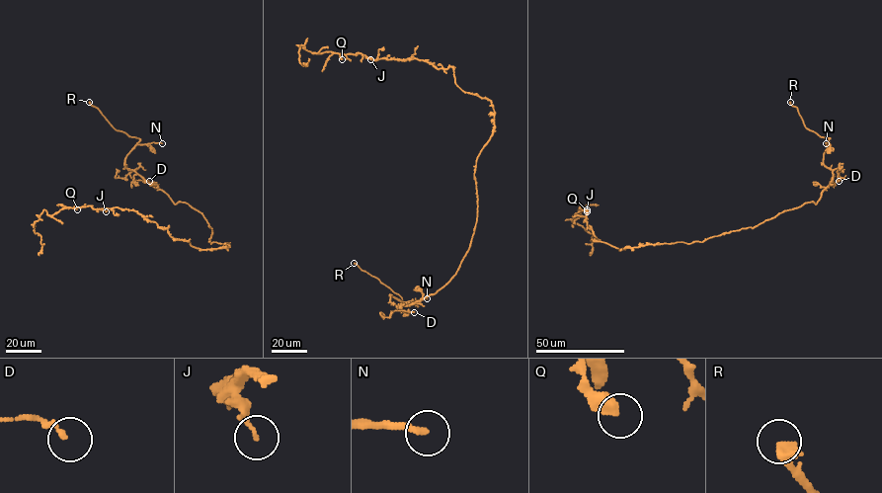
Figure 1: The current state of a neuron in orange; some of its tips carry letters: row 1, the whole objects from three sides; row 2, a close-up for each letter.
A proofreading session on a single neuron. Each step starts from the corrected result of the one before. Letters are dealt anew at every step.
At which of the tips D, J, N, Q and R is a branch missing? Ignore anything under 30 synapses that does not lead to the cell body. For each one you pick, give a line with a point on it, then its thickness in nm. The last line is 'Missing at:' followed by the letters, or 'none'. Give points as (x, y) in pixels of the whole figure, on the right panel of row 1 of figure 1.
N: (826, 143) | 200 nm
R: (790, 102) | 400 nm
Missing at: N, R

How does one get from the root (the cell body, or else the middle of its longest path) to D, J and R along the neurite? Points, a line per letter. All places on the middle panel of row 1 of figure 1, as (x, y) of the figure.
D: (481, 150), (474, 174), (477, 220), (469, 249), (456, 274), (436, 293), (395, 310), (414, 312)
J: (481, 150), (494, 129), (492, 103), (463, 91), (455, 83), (451, 66), (437, 68), (415, 58), (370, 59)
R: (481, 150), (475, 230), (443, 286), (395, 305), (390, 295), (405, 302), (354, 263)

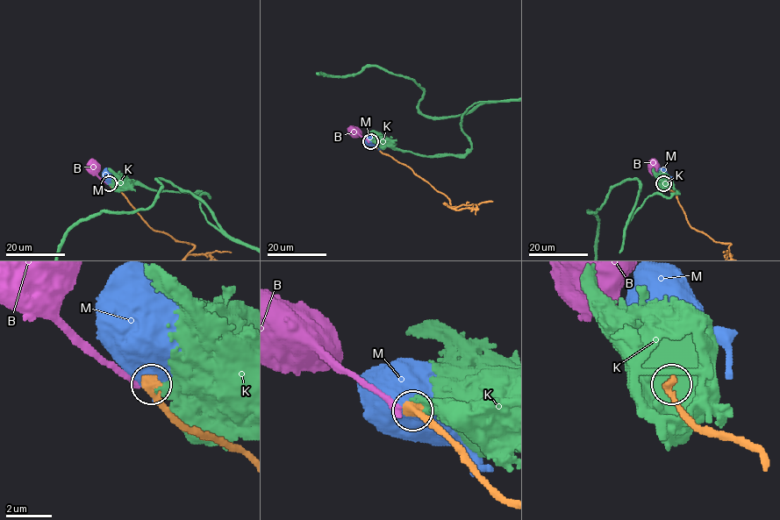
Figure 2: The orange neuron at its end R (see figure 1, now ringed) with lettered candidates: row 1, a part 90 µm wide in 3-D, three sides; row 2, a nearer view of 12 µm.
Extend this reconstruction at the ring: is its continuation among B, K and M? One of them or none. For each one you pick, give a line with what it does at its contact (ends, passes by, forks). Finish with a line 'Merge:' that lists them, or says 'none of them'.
M: it ends
Merge: M

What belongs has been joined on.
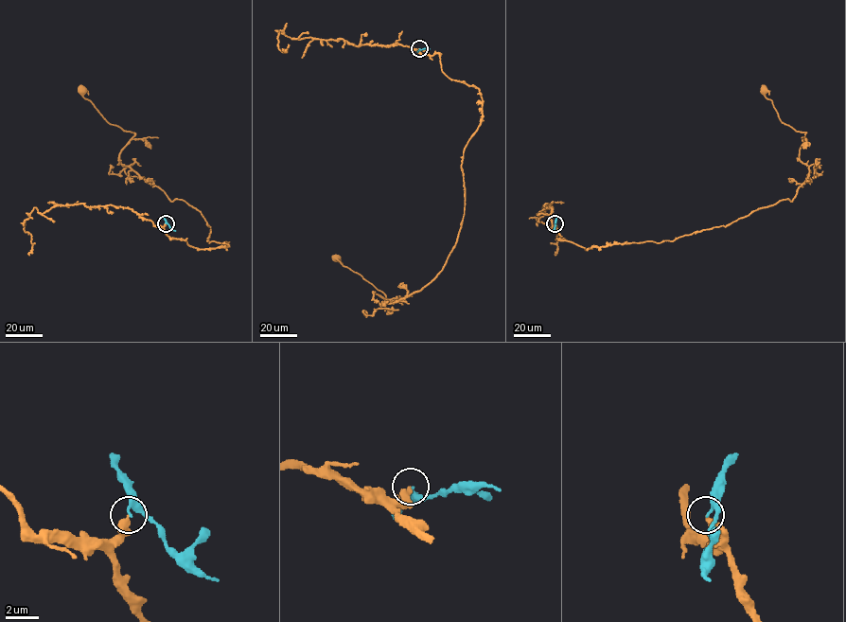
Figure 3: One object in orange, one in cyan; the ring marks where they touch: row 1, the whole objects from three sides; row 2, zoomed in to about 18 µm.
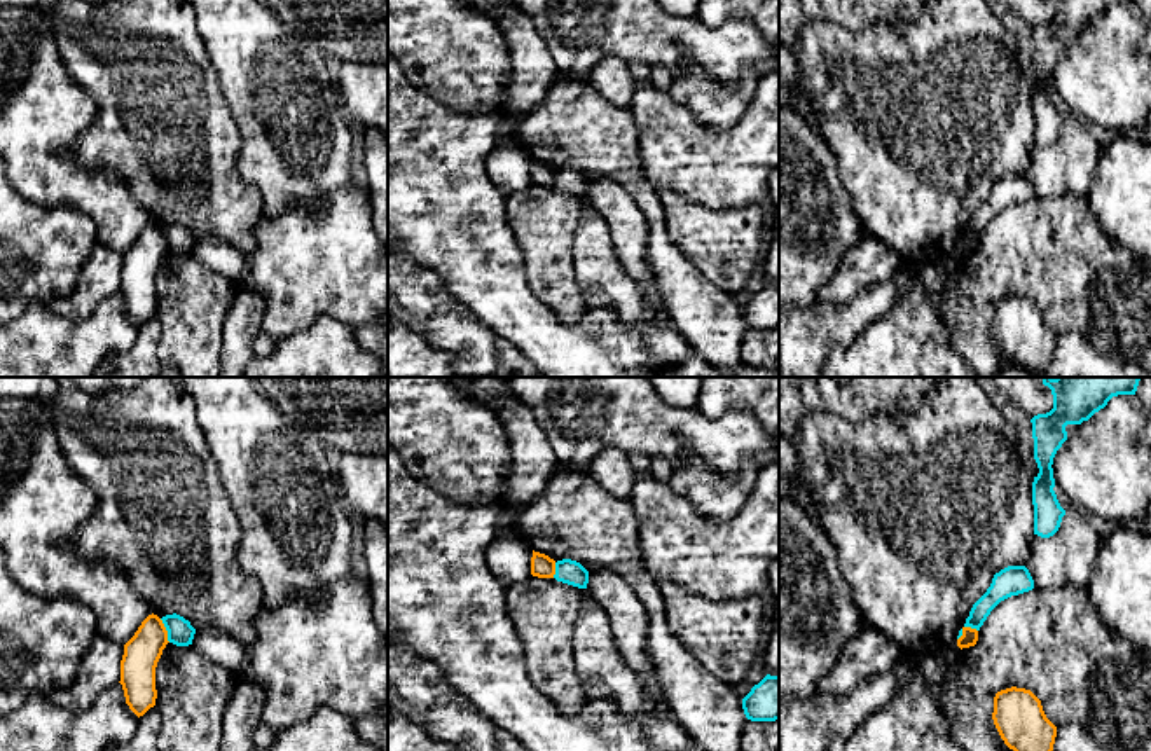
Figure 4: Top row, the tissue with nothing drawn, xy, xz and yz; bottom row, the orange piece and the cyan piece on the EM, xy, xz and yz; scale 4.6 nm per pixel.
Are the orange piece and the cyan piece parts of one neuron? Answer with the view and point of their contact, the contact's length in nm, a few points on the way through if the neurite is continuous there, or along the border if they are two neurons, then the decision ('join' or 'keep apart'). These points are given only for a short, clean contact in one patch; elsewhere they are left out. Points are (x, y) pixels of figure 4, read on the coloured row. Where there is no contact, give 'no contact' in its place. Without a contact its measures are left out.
contact yz (964, 627); length 110 nm; border yz (977, 629), (964, 627), (958, 640); keep apart

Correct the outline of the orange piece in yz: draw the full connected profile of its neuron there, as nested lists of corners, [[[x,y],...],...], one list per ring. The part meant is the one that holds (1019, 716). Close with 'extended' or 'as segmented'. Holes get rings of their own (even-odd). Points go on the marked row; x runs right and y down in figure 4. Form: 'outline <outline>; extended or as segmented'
outline [[[1011,686],[997,692],[992,720],[1010,749],[1053,751],[1057,727],[1030,690]]]; as segmented

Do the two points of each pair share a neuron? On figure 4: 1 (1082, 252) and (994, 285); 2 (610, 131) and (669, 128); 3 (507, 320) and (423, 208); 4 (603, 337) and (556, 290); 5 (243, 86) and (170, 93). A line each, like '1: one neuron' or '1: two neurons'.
1: one neuron
2: two neurons
3: one neuron
4: two neurons
5: two neurons

